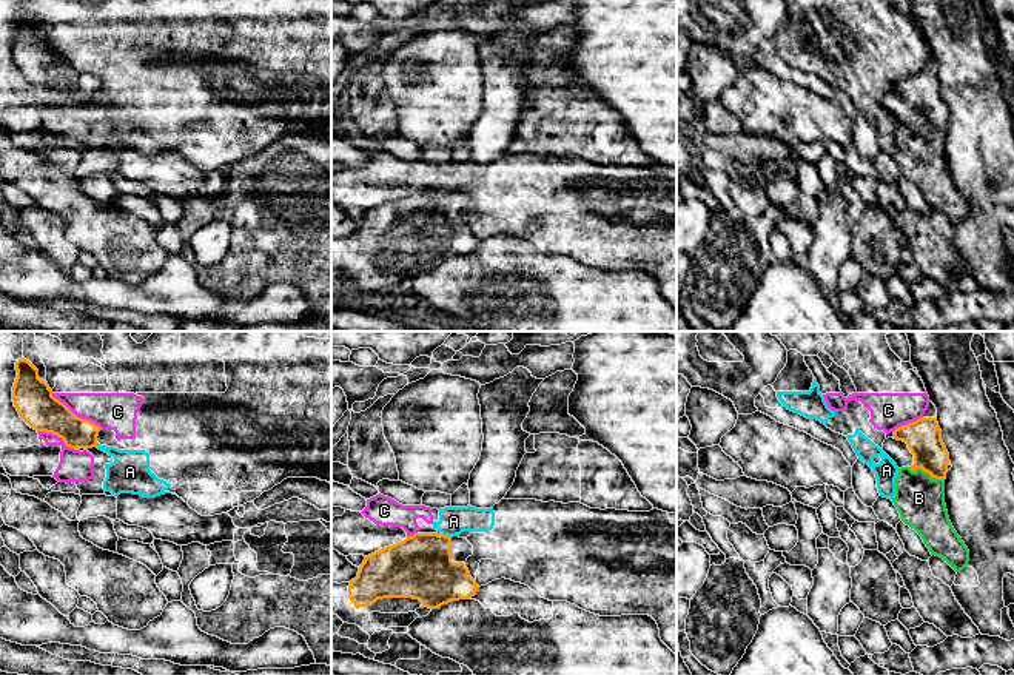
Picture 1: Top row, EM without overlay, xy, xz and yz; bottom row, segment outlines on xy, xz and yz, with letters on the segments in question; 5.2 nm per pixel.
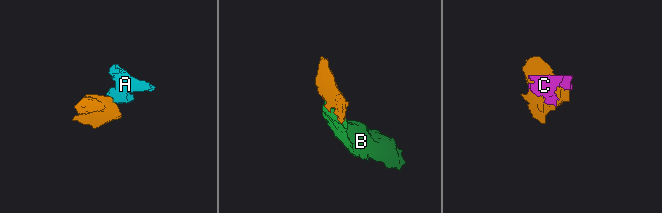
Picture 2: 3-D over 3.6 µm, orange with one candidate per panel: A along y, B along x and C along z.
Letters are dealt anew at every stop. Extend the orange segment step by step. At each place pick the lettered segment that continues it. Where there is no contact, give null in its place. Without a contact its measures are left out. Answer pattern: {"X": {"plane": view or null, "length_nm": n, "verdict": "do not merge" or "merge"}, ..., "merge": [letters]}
{"A": {"plane": "xz", "length_nm": 60, "verdict": "do not merge"}, "B": {"plane": "yz", "length_nm": 200, "verdict": "merge"}, "C": {"plane": "xy", "length_nm": 320, "verdict": "do not merge"}, "merge": ["B"]}

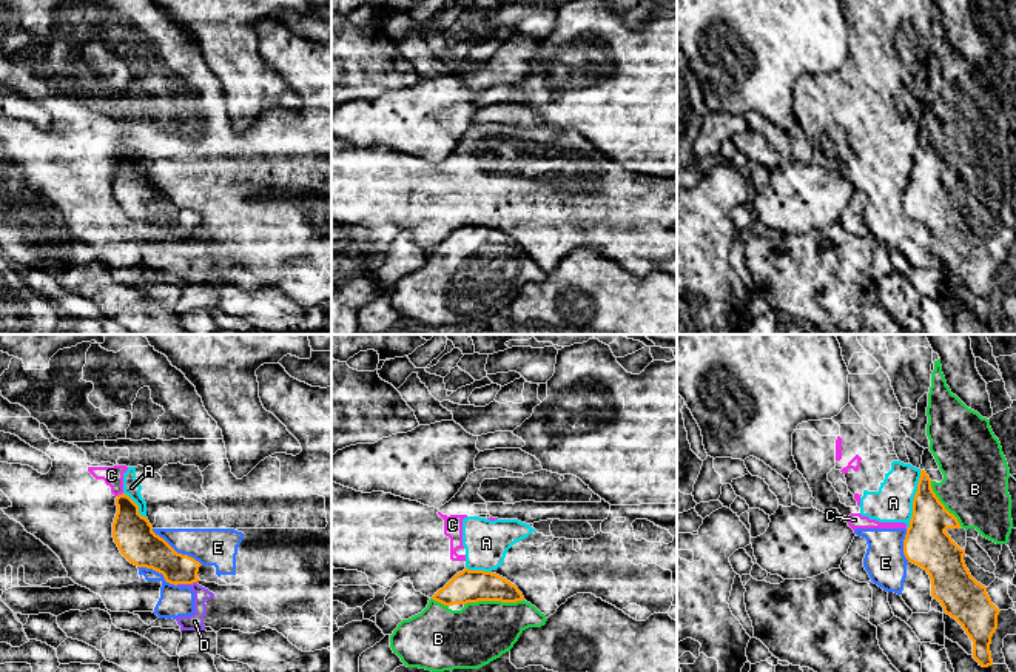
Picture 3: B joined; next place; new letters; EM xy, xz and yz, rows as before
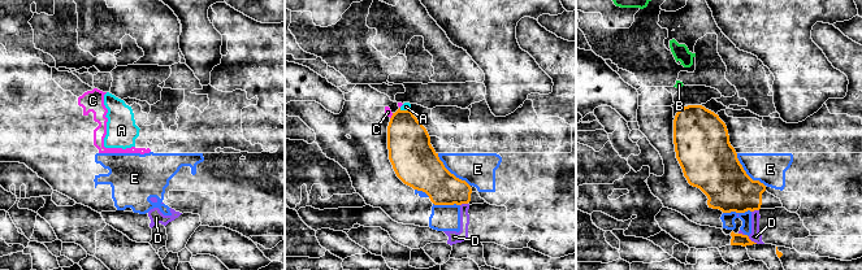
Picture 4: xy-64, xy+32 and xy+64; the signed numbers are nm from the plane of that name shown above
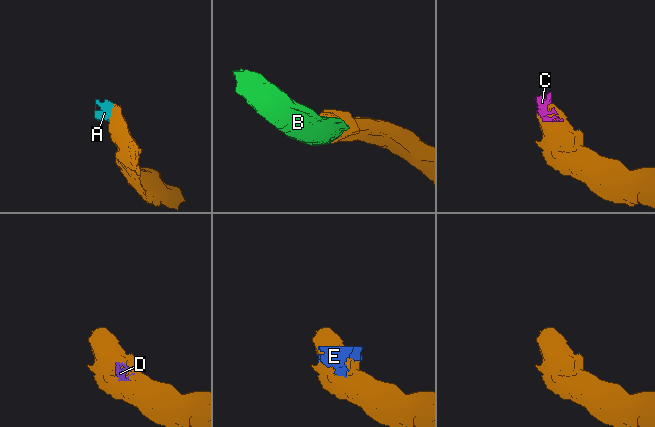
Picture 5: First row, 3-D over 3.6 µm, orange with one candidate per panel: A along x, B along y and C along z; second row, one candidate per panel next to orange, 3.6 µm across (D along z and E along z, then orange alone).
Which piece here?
{"A": {"plane": "yz", "length_nm": 320, "verdict": "do not merge"}, "B": {"plane": "xz", "length_nm": 320, "verdict": "merge"}, "C": {"plane": "xy", "length_nm": 40, "verdict": "do not merge"}, "D": {"plane": "xy", "length_nm": 110, "verdict": "do not merge"}, "E": {"plane": "xy", "length_nm": 320, "verdict": "do not merge"}, "merge": ["B"]}

